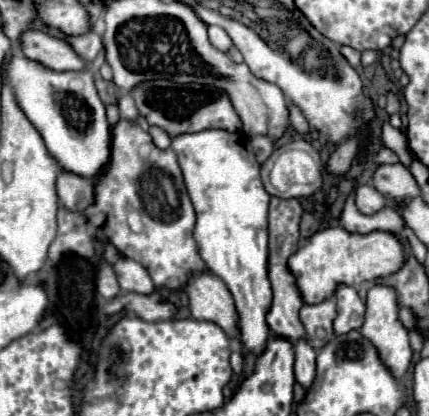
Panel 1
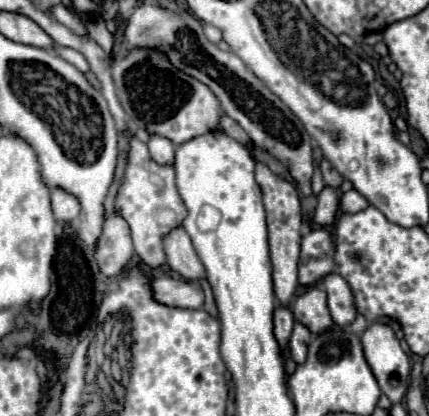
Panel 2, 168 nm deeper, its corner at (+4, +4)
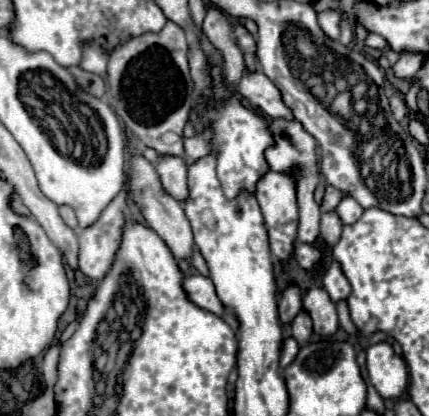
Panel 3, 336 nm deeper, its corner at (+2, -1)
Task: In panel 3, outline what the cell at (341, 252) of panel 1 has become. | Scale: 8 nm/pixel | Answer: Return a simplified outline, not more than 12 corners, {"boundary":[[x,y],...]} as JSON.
{"boundary":[[303,242],[295,244],[293,252],[299,266],[313,268],[319,260],[319,250]]}

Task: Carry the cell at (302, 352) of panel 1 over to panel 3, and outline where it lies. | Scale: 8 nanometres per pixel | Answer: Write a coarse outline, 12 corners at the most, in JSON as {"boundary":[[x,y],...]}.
{"boundary":[[305,310],[293,318],[293,338],[299,344],[313,334],[311,318]]}

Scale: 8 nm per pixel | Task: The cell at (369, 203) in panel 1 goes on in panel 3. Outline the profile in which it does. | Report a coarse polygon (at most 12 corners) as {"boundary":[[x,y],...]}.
{"boundary":[[351,196],[337,206],[343,224],[357,222],[363,208]]}

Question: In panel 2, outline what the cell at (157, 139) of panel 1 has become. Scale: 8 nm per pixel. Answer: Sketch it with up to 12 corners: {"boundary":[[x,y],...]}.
{"boundary":[[151,135],[149,153],[161,165],[173,163],[175,145]]}

